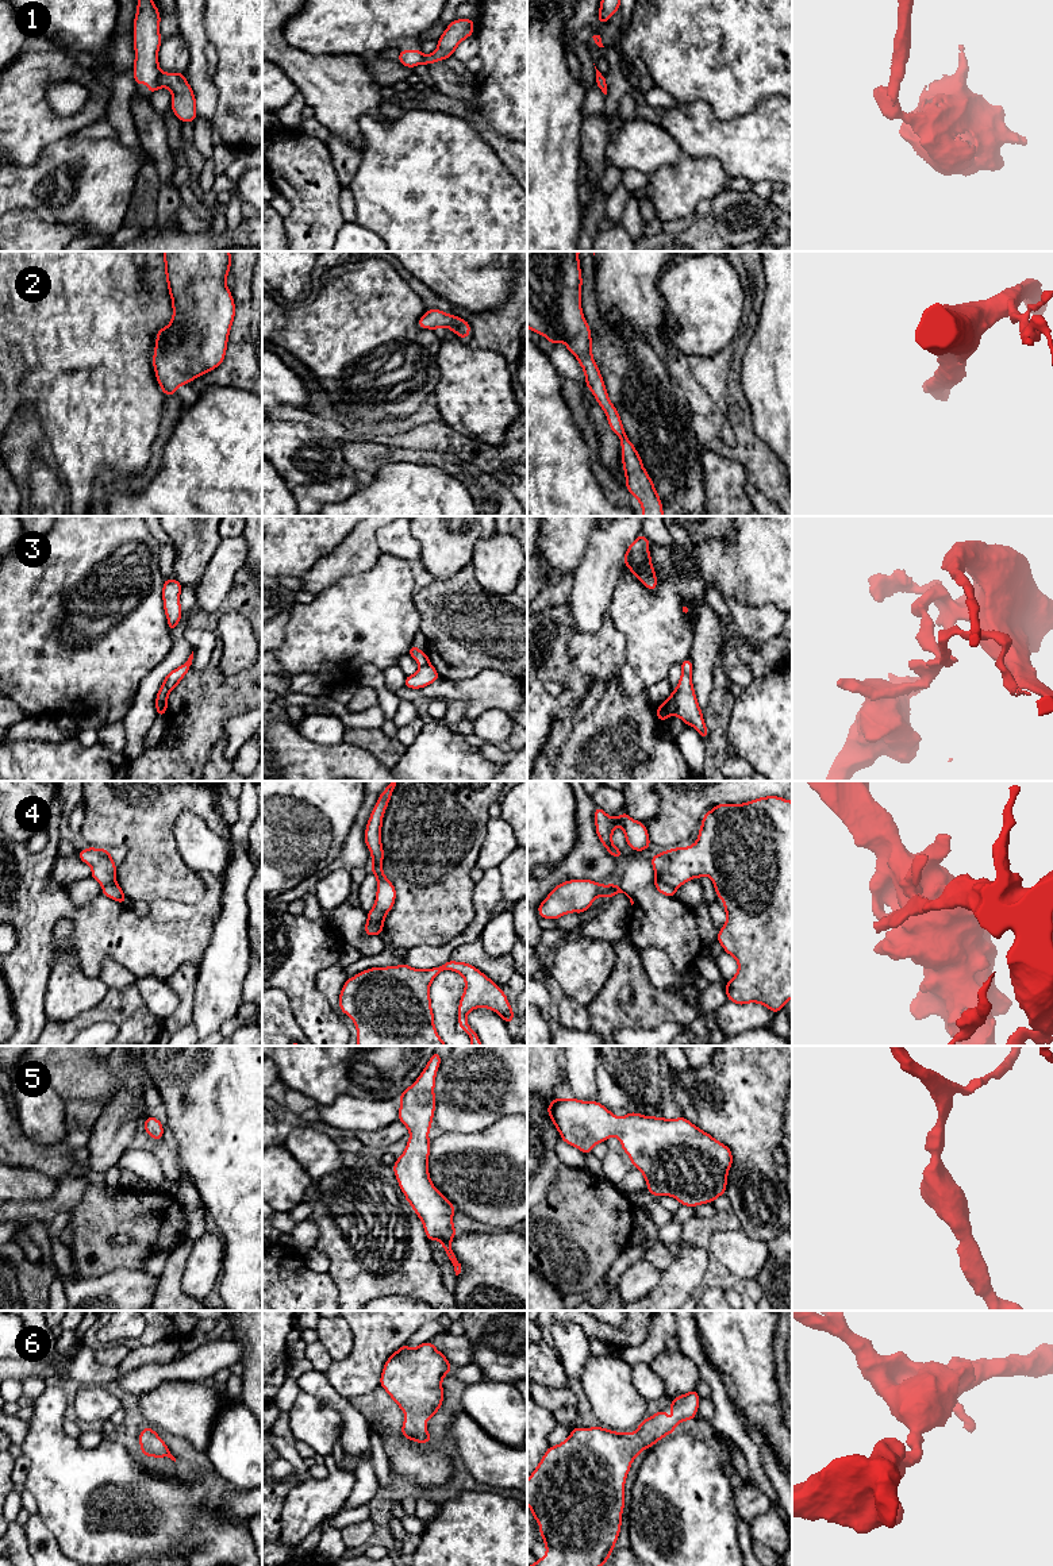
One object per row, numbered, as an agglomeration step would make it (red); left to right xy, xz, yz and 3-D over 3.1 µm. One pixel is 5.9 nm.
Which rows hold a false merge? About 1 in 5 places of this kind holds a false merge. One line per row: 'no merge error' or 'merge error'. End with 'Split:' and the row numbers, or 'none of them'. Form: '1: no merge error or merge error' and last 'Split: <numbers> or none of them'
1: merge error
2: no merge error
3: merge error
4: merge error
5: no merge error
6: no merge error
Split: 1, 3, 4

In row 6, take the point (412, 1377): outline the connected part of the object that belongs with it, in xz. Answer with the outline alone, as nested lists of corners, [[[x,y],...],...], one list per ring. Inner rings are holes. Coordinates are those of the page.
[[[431,1342],[415,1348],[403,1344],[388,1358],[380,1385],[406,1415],[400,1431],[404,1438],[416,1443],[433,1440],[424,1425],[443,1403],[442,1380],[451,1369]]]

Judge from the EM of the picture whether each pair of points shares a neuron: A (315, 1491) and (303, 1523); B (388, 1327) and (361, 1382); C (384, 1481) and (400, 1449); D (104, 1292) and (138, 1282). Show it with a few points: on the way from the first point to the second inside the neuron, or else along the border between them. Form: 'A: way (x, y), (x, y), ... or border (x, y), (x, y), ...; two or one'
A: way (314, 1499), (304, 1508), (303, 1515); one
B: way (375, 1341), (361, 1369); one
C: border (381, 1438), (381, 1445), (394, 1474); two
D: way (112, 1292), (130, 1291); one

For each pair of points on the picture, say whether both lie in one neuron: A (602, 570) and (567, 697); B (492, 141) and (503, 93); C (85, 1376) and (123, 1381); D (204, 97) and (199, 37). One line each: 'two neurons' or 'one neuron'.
A: one neuron
B: two neurons
C: one neuron
D: one neuron

